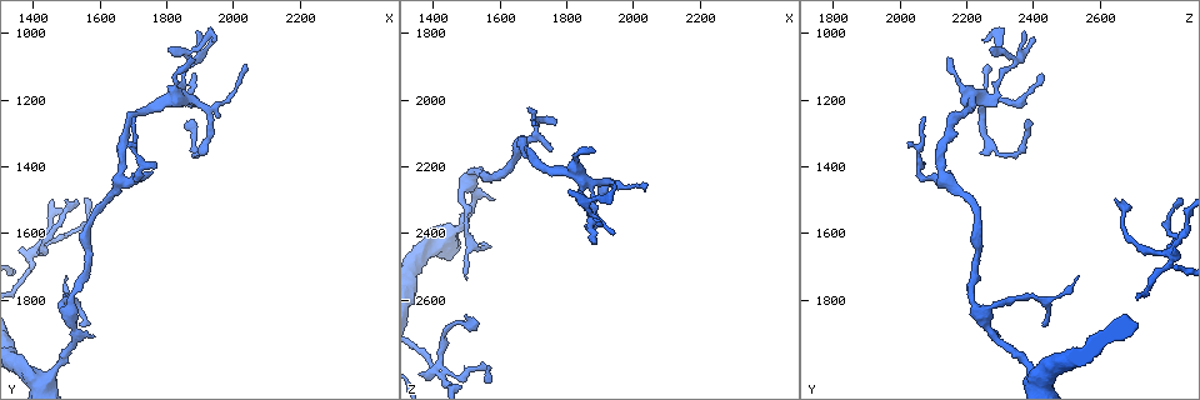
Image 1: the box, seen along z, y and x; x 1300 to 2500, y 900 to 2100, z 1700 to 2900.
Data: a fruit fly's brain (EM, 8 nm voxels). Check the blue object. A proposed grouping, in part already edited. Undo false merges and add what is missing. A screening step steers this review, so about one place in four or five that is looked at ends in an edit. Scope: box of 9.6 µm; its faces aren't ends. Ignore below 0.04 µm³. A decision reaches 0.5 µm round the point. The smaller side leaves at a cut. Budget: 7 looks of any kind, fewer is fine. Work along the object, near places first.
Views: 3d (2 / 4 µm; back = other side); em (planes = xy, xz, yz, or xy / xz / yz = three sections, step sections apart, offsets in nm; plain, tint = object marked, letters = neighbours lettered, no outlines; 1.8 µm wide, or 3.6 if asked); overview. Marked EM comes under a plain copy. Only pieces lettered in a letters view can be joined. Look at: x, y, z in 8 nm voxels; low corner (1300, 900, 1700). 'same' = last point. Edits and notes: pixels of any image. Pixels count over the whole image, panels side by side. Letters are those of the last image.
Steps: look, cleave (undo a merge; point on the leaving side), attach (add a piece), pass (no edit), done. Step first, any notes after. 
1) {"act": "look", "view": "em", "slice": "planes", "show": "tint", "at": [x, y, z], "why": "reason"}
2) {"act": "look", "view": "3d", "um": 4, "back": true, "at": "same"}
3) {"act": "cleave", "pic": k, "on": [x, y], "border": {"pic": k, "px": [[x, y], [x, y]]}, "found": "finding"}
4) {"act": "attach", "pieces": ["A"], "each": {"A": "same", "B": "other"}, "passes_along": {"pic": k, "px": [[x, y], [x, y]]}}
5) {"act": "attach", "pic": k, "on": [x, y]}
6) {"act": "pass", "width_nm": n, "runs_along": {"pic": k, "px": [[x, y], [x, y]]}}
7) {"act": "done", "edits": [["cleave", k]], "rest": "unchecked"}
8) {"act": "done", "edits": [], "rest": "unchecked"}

{"act": "look", "view": "3d", "um": 2, "at": [1510, 1730, 2540], "why": "thin end"}

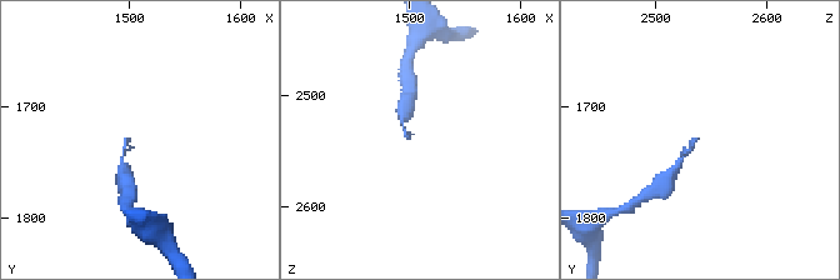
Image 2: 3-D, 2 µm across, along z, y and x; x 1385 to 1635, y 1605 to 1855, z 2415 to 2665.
{"act": "look", "view": "em", "slice": "planes", "show": "tint", "at": [1498, 1730, 2534]}

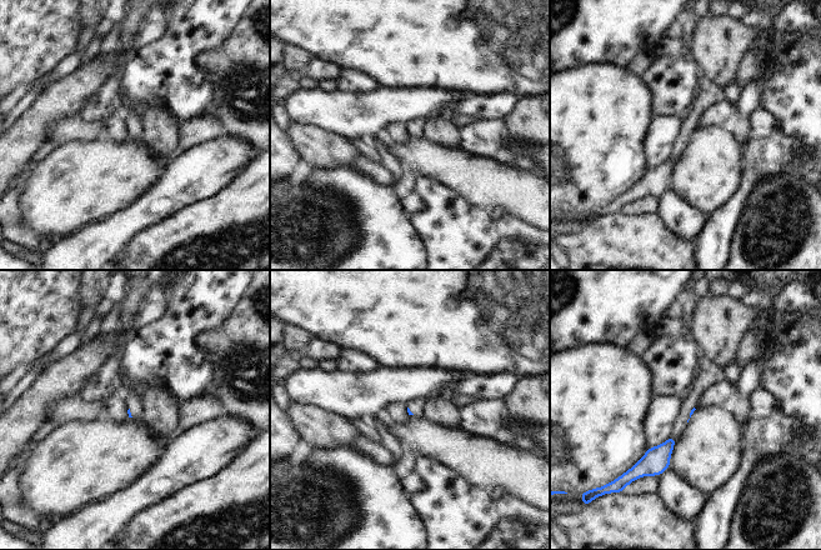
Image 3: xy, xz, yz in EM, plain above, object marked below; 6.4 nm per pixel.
{"act": "look", "view": "em", "slice": "planes", "show": "letters", "at": "same", "why": "see the neighbours"}

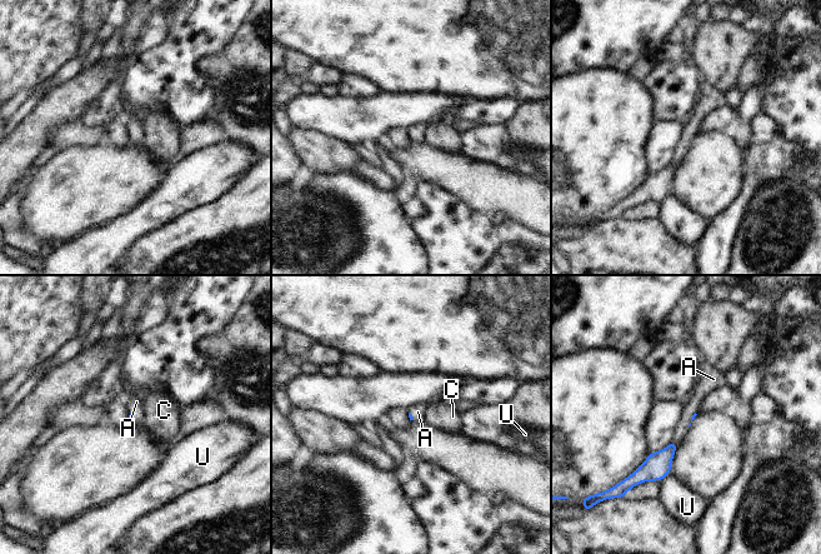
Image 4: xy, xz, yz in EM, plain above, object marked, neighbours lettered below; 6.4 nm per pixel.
{"act": "attach", "pieces": ["A"], "each": {"A": "same", "C": "other", "U": "other"}, "passes_along": {"pic": 4, "px": [[657, 465], [675, 442], [691, 407]]}, "found": "it goes on there"}

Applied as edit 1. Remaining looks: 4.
{"act": "look", "view": "em", "slice": "planes", "show": "tint", "at": [1410, 1660, 2800], "why": "branch point"}

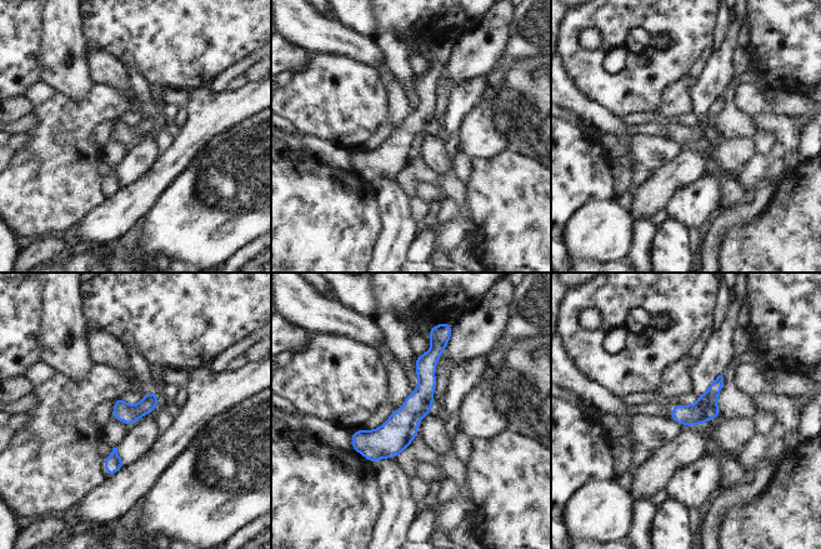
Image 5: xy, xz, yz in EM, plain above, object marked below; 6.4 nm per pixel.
{"act": "look", "view": "em", "slice": "planes", "show": "letters", "at": "same", "why": "see the neighbours"}

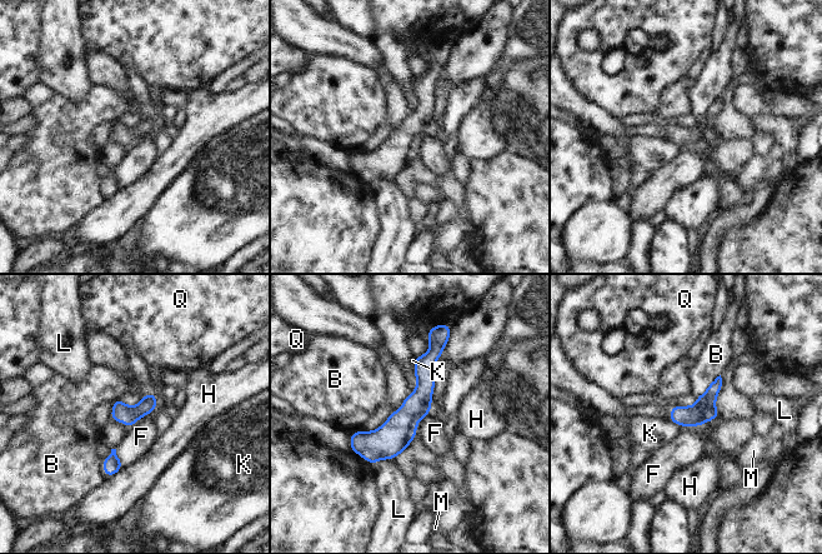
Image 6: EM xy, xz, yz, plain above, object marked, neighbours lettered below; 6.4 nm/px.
{"act": "pass", "width_nm": 120, "each": {"B": "other", "F": "other", "H": "other", "K": "other", "L": "other", "M": "other", "Q": "other"}, "border": {"pic": 6, "px": [[430, 410], [417, 423], [415, 435]]}, "found": "all the same neuron"}

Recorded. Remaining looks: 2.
{"act": "look", "view": "em", "slice": "xz", "step": 8, "show": "letters", "at": [1880, 1070, 2150], "why": "thin end"}

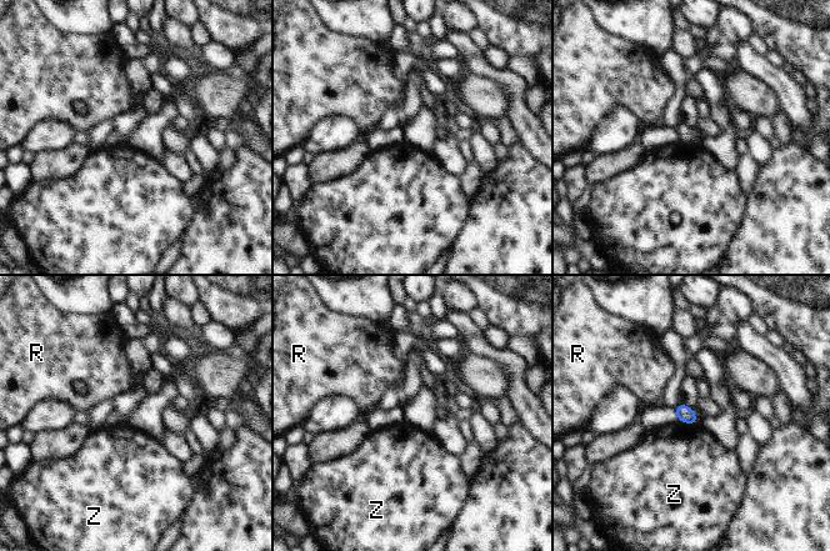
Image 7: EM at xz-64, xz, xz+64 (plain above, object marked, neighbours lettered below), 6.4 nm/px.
{"act": "pass", "width_nm": 110, "each": {"R": "other", "Z": "other"}, "border": {"pic": 7, "px": [[678, 420], [696, 424]]}, "found": "no lettered piece goes on from it"}

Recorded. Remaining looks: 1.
{"act": "done", "edits": [["attach", 4]], "rest": "unchecked"}

